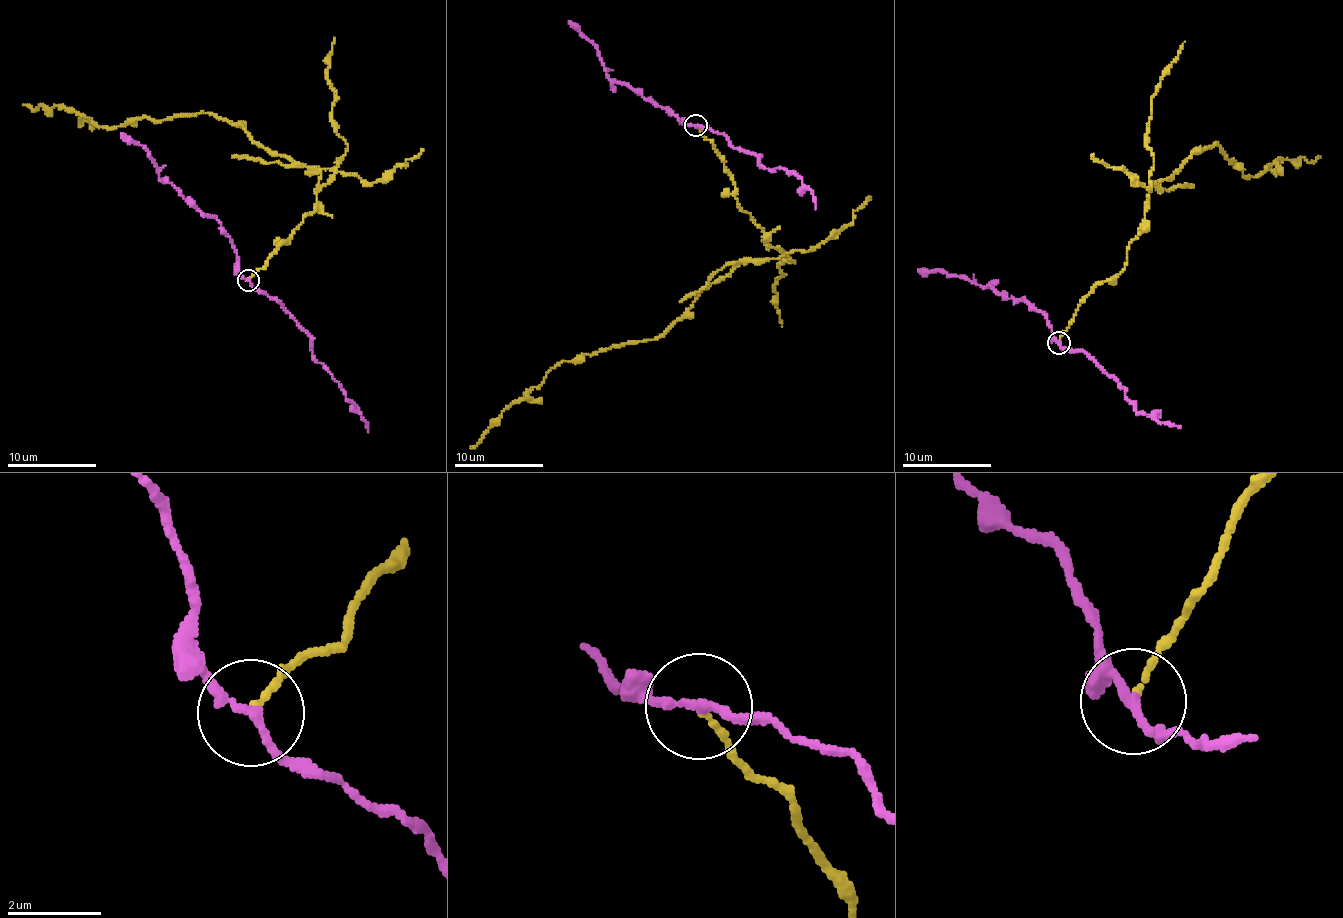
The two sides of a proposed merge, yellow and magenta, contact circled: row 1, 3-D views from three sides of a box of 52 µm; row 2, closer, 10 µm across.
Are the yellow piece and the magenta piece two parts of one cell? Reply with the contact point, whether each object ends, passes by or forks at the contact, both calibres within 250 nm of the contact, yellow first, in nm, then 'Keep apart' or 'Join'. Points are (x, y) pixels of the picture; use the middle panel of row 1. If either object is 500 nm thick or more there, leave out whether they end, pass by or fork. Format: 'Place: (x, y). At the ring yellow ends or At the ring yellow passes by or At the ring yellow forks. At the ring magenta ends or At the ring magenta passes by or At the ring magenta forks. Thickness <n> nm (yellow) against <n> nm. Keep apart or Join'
Place: (696, 125). At the ring yellow ends. At the ring magenta passes by. Thickness 130 nm (yellow) against 170 nm. Keep apart

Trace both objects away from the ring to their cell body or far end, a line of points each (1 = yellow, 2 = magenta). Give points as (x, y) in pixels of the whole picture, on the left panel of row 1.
1: (247, 278), (288, 244), (334, 172), (294, 164), (207, 113), (107, 127), (56, 106), (23, 105)
2: (247, 280), (239, 271), (234, 247), (214, 218), (203, 216), (176, 188), (161, 179), (150, 153), (121, 133)

